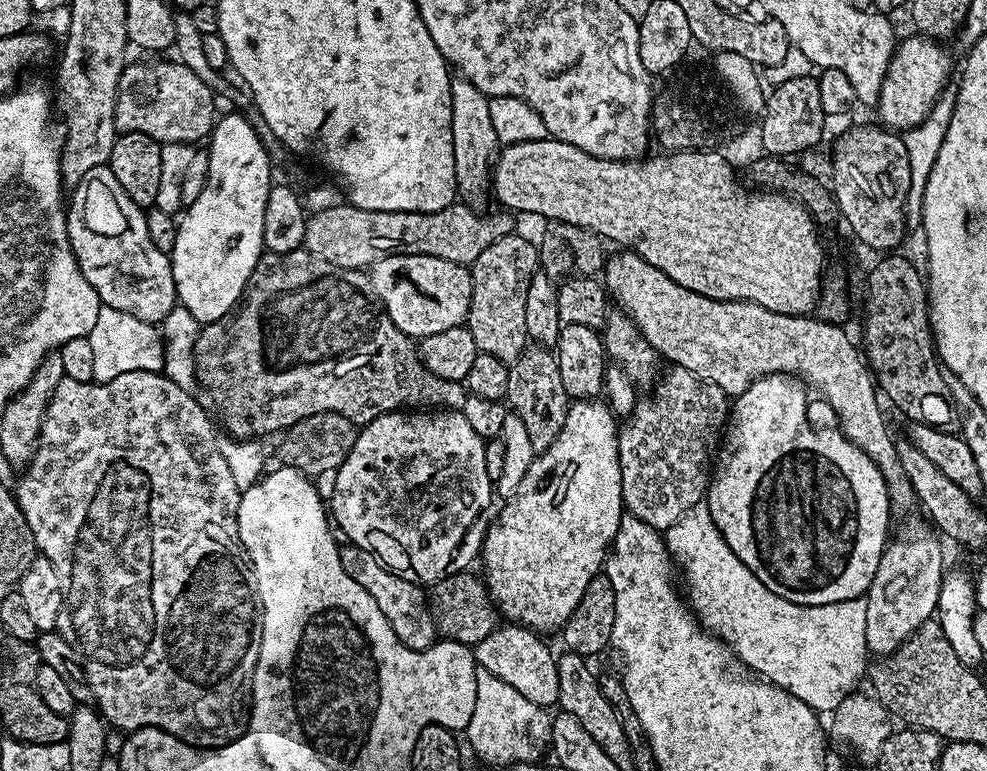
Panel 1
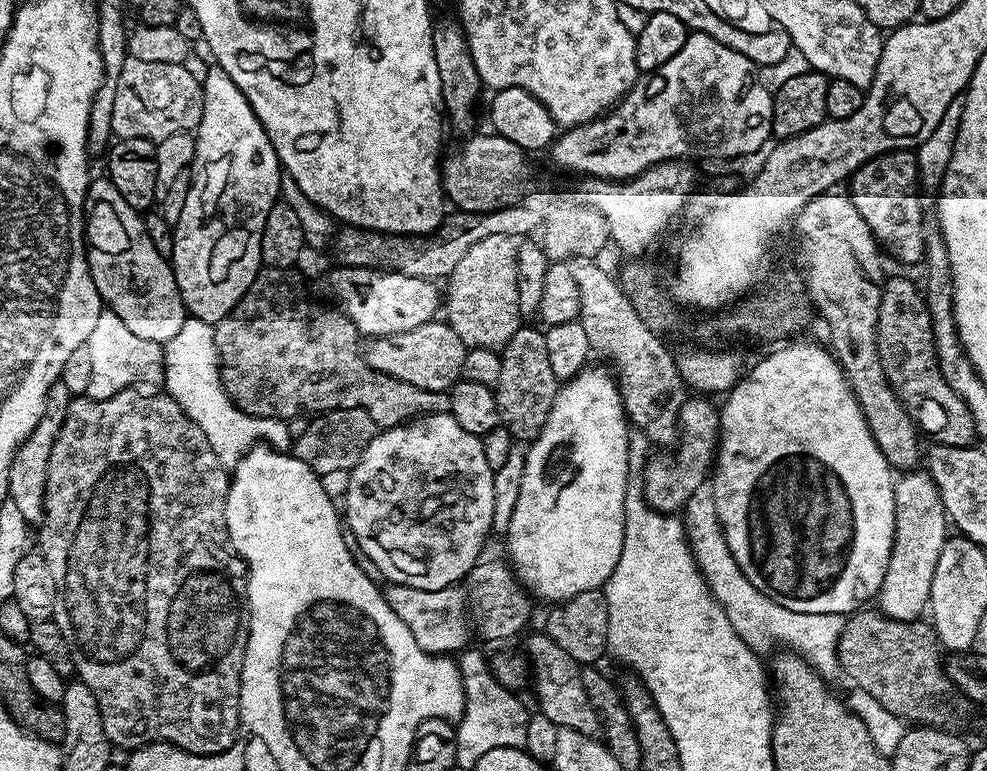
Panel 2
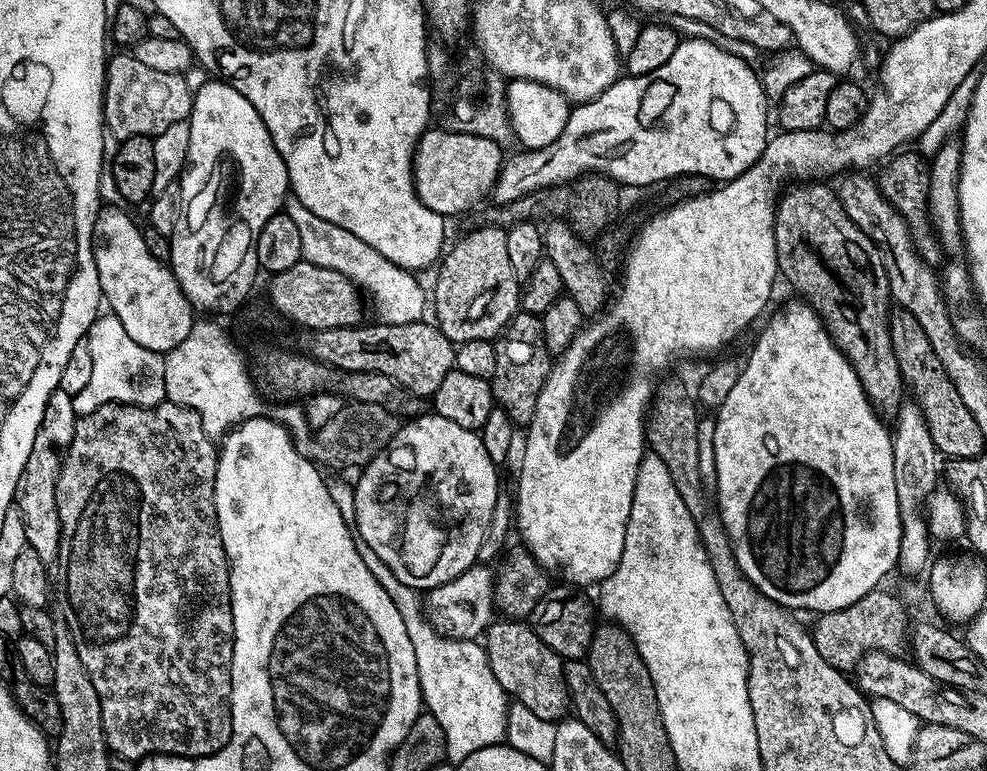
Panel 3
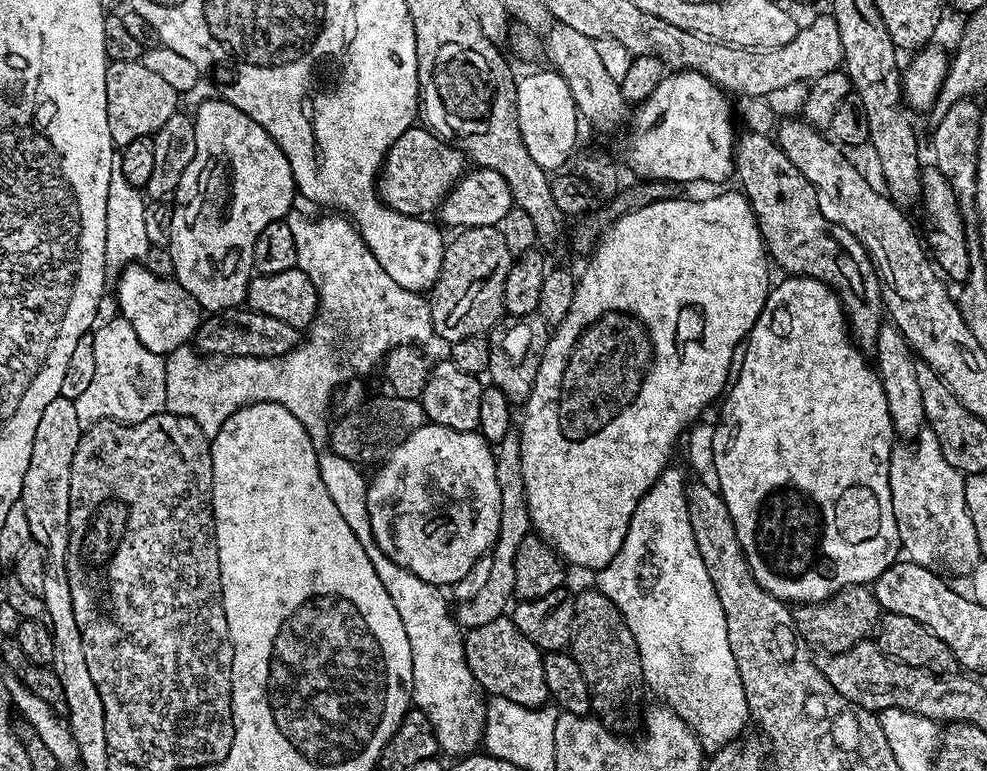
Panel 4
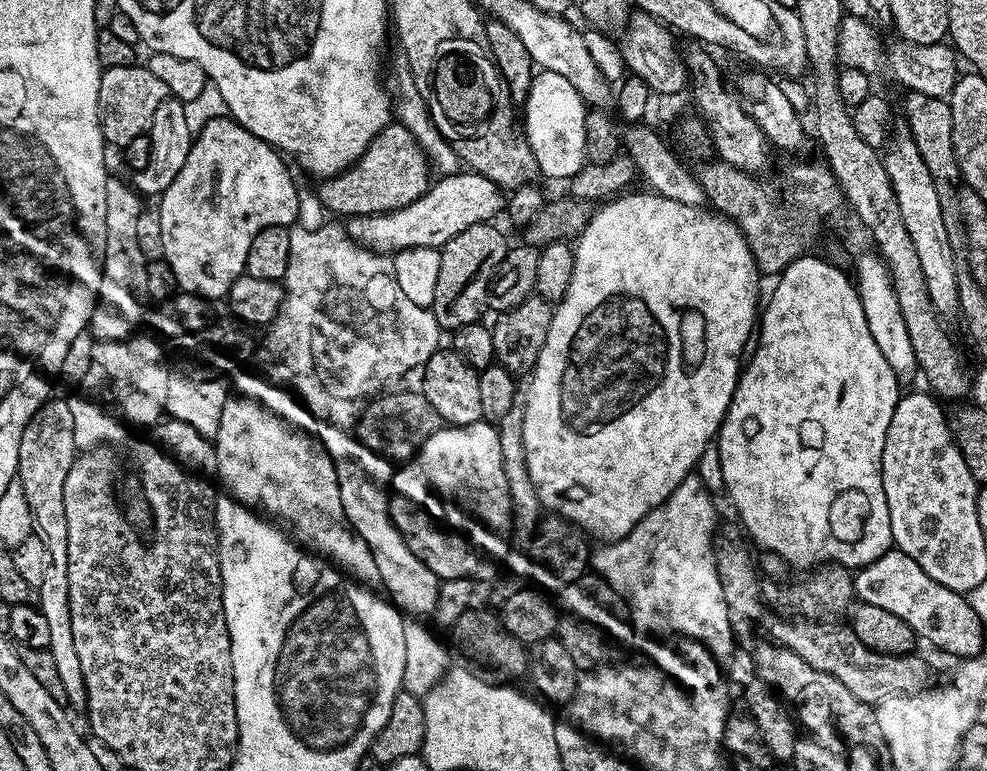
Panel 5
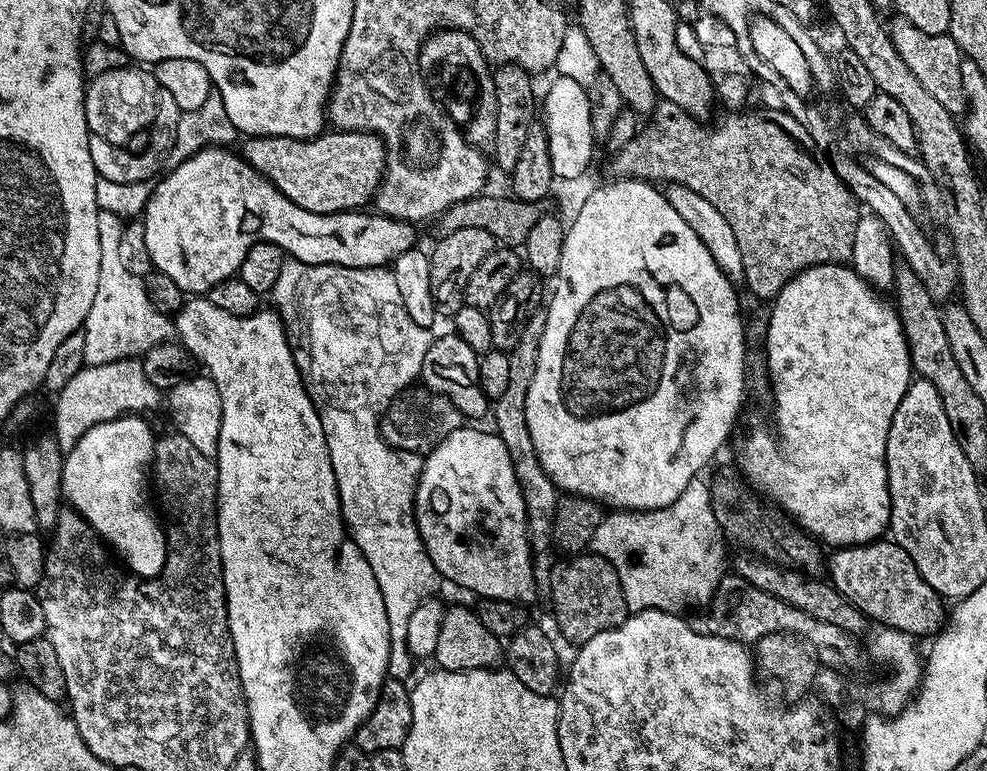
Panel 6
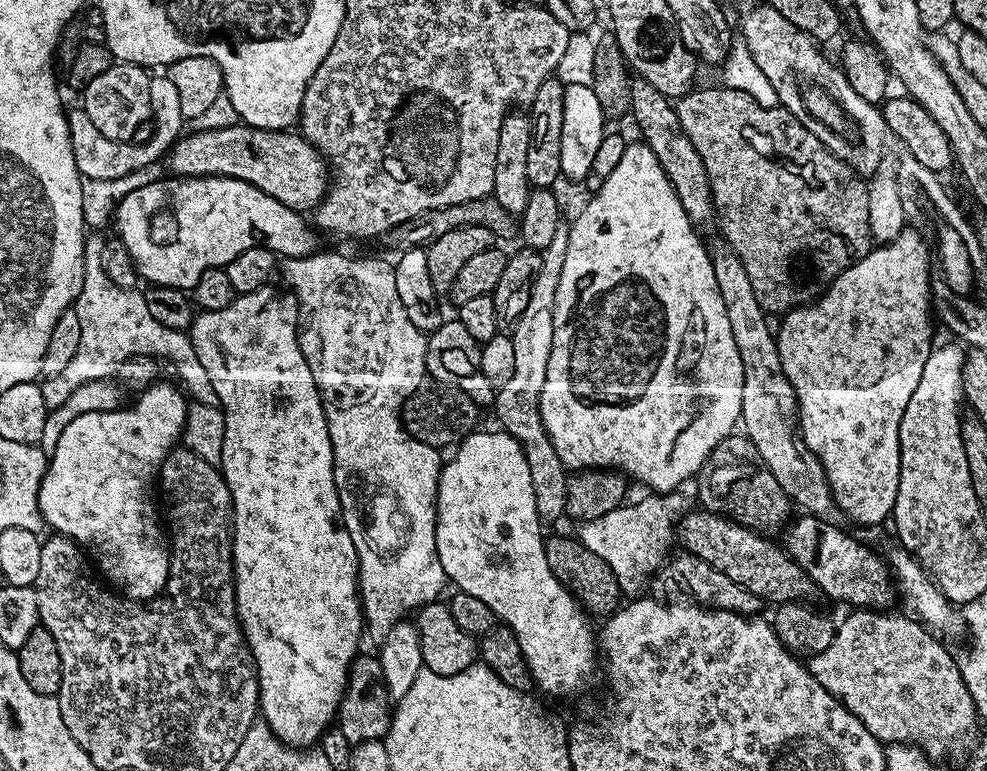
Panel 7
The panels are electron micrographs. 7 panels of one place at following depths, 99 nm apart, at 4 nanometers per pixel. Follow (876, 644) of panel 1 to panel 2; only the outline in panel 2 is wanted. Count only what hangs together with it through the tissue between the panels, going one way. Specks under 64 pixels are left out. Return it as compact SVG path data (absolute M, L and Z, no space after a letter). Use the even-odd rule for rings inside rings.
M908 470L895 477L894 498L896 499L896 529L890 562L886 566L886 574L882 578L882 586L878 589L880 596L879 611L892 620L915 620L925 615L929 607L930 586L934 577L934 568L938 556L942 553L944 541L950 536L949 518L944 513L944 503L940 497L938 486L926 470Z

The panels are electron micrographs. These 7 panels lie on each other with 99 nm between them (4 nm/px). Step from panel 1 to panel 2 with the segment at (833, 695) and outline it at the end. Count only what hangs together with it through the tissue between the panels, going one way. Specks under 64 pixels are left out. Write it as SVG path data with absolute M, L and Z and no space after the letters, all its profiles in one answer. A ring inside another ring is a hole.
M711 479L702 482L682 509L684 533L688 536L688 545L692 557L700 567L705 582L712 592L712 596L726 610L726 618L730 618L730 626L754 650L768 648L771 644L780 644L781 649L795 652L822 678L837 675L840 663L836 647L838 638L844 629L845 617L838 614L802 614L798 610L786 610L774 598L762 594L754 582L746 574L742 574L742 566L734 558L730 546L724 537L724 530L720 527L718 506L714 503L714 490Z

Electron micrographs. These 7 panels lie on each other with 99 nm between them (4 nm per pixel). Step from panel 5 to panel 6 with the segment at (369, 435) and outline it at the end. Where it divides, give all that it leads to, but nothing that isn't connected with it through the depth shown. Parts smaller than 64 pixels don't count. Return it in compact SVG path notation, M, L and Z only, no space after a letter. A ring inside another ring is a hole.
M409 386L400 395L394 397L388 403L387 410L382 413L380 417L380 436L392 448L427 454L433 448L437 448L450 434L454 434L454 430L465 427L465 424L466 418L460 413L458 406L454 406L454 402L450 402L450 398L423 386Z

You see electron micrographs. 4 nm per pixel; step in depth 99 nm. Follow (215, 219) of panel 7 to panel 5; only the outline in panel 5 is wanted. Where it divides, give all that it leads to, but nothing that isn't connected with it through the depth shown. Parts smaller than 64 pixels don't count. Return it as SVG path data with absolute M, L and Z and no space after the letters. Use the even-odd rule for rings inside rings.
M227 115L206 123L205 128L194 136L186 166L178 170L178 178L170 182L158 200L164 247L162 258L170 270L174 270L181 293L199 296L208 302L219 296L220 299L227 297L230 286L234 286L238 277L245 275L246 254L250 254L250 242L254 242L257 228L297 223L300 196L283 159L285 157L271 144L233 122ZM457 170L451 174L443 175L440 181L433 183L423 196L414 202L402 206L393 212L379 212L373 216L354 216L347 221L346 231L348 237L356 241L362 248L369 248L371 252L381 254L395 254L407 248L443 248L454 234L462 234L462 230L475 224L487 224L495 221L496 215L501 215L506 204L505 193L490 178L471 170Z

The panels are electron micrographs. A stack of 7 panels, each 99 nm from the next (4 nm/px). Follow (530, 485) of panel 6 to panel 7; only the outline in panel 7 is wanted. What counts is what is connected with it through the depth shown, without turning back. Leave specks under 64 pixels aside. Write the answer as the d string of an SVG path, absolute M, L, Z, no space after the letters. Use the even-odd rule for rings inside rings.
M561 222L550 246L540 252L542 266L538 266L538 274L532 278L530 302L526 302L526 310L517 316L510 332L514 342L514 374L510 374L505 384L499 385L494 405L494 413L500 419L499 427L510 433L524 451L526 466L530 466L530 483L534 485L534 506L544 522L565 515L566 482L569 478L563 462L558 458L558 452L554 450L554 444L542 426L540 414L542 382L546 382L546 362L550 360L554 342L554 298L558 294L558 278L562 278L562 265L566 263L568 229L569 225Z

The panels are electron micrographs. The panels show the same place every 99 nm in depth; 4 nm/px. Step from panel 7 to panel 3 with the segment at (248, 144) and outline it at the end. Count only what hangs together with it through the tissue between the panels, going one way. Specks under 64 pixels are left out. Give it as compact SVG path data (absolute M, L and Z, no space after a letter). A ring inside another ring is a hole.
M439 126L429 127L420 135L416 152L412 155L412 181L416 197L430 210L445 218L460 216L475 204L489 199L492 187L506 162L501 145L474 134L449 132Z

